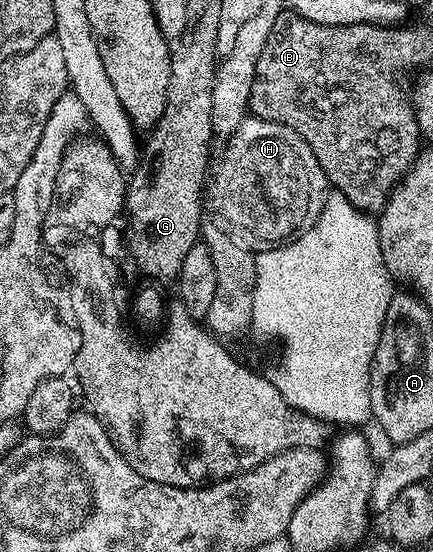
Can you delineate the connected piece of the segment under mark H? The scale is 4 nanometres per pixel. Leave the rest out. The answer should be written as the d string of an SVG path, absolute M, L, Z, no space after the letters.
M249 115L226 145L221 166L212 174L207 201L213 204L216 224L234 243L259 254L292 241L315 224L331 186L311 147L299 134L291 127Z

